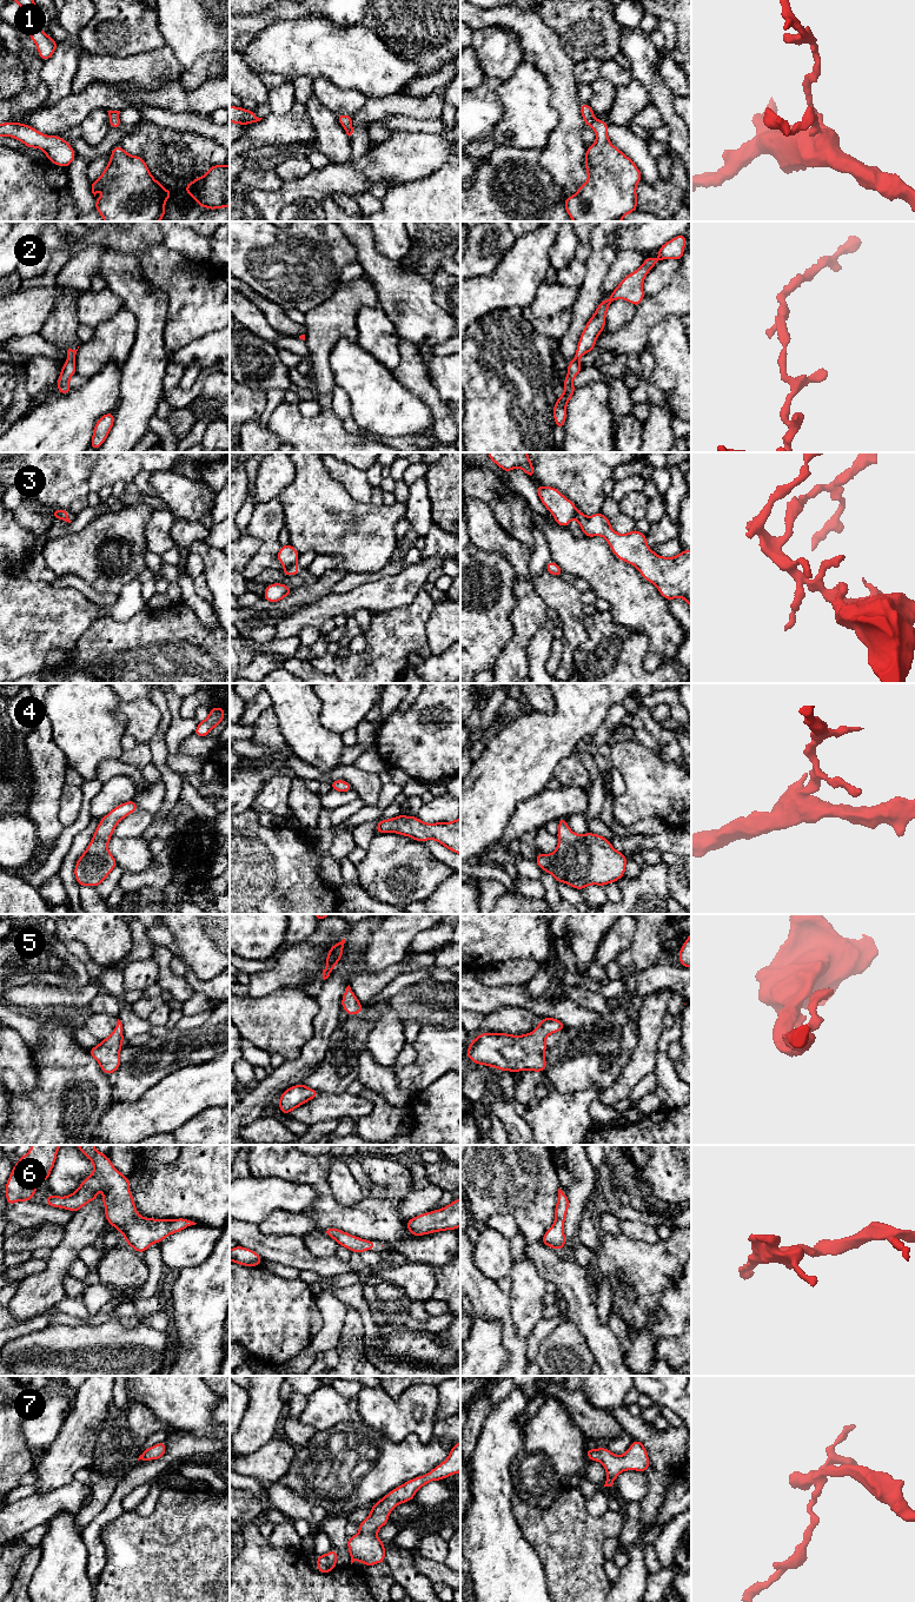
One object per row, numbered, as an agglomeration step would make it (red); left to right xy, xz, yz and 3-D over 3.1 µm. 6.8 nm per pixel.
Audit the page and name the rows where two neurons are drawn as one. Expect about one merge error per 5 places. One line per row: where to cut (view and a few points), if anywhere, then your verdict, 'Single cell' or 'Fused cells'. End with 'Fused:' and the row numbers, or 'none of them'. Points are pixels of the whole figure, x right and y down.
1: No split. Single cell
2: No split. Single cell
3: Split along xz (294, 563), (284, 568). Fused cells
4: No split. Single cell
5: No split. Single cell
6: No split. Single cell
7: No split. Single cell
Fused: 3

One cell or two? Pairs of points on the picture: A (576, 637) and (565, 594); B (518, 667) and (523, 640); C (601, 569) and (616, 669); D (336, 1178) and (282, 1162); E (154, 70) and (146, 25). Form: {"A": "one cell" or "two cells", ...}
{"A": "one cell", "B": "one cell", "C": "two cells", "D": "two cells", "E": "two cells"}

